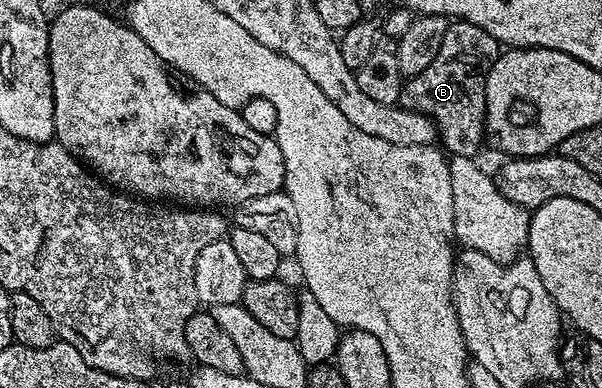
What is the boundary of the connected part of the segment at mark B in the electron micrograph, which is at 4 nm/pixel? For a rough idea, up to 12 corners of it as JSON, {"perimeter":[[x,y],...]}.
{"perimeter":[[453,20],[399,104],[430,117],[449,154],[486,141],[494,35]]}

